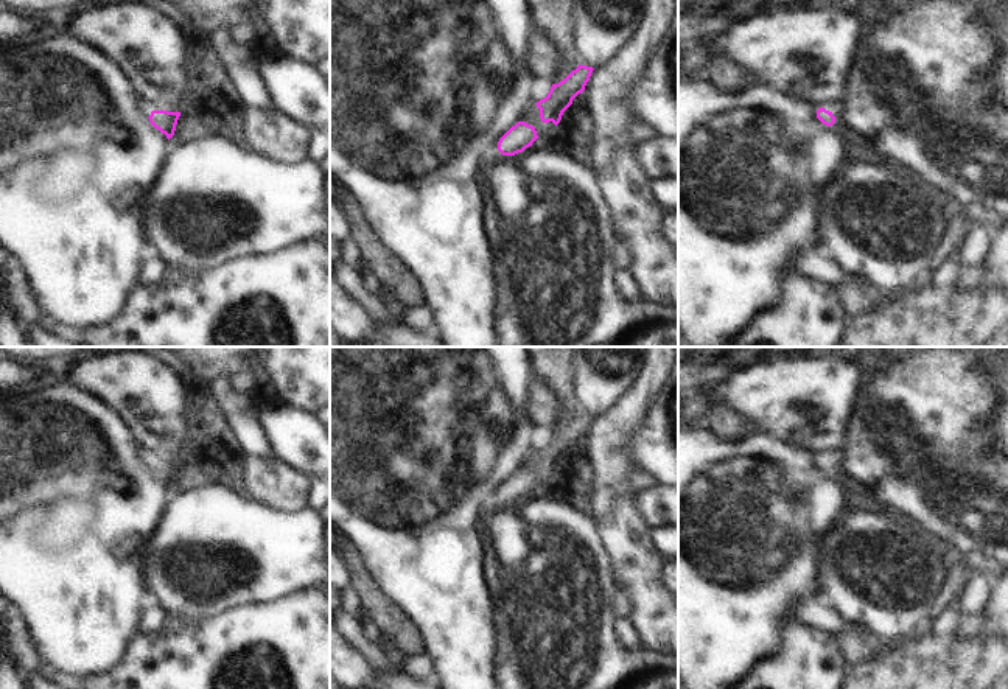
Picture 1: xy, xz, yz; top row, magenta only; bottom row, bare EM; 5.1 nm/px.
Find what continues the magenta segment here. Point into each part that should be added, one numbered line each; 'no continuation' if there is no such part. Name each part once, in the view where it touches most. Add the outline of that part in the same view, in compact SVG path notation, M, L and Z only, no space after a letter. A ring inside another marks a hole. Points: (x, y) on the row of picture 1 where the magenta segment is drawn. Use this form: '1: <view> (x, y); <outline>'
1: xz (495, 156); M498 145L493 146L490 156L482 162L484 171L490 168L492 163L498 163L504 156L498 151Z

